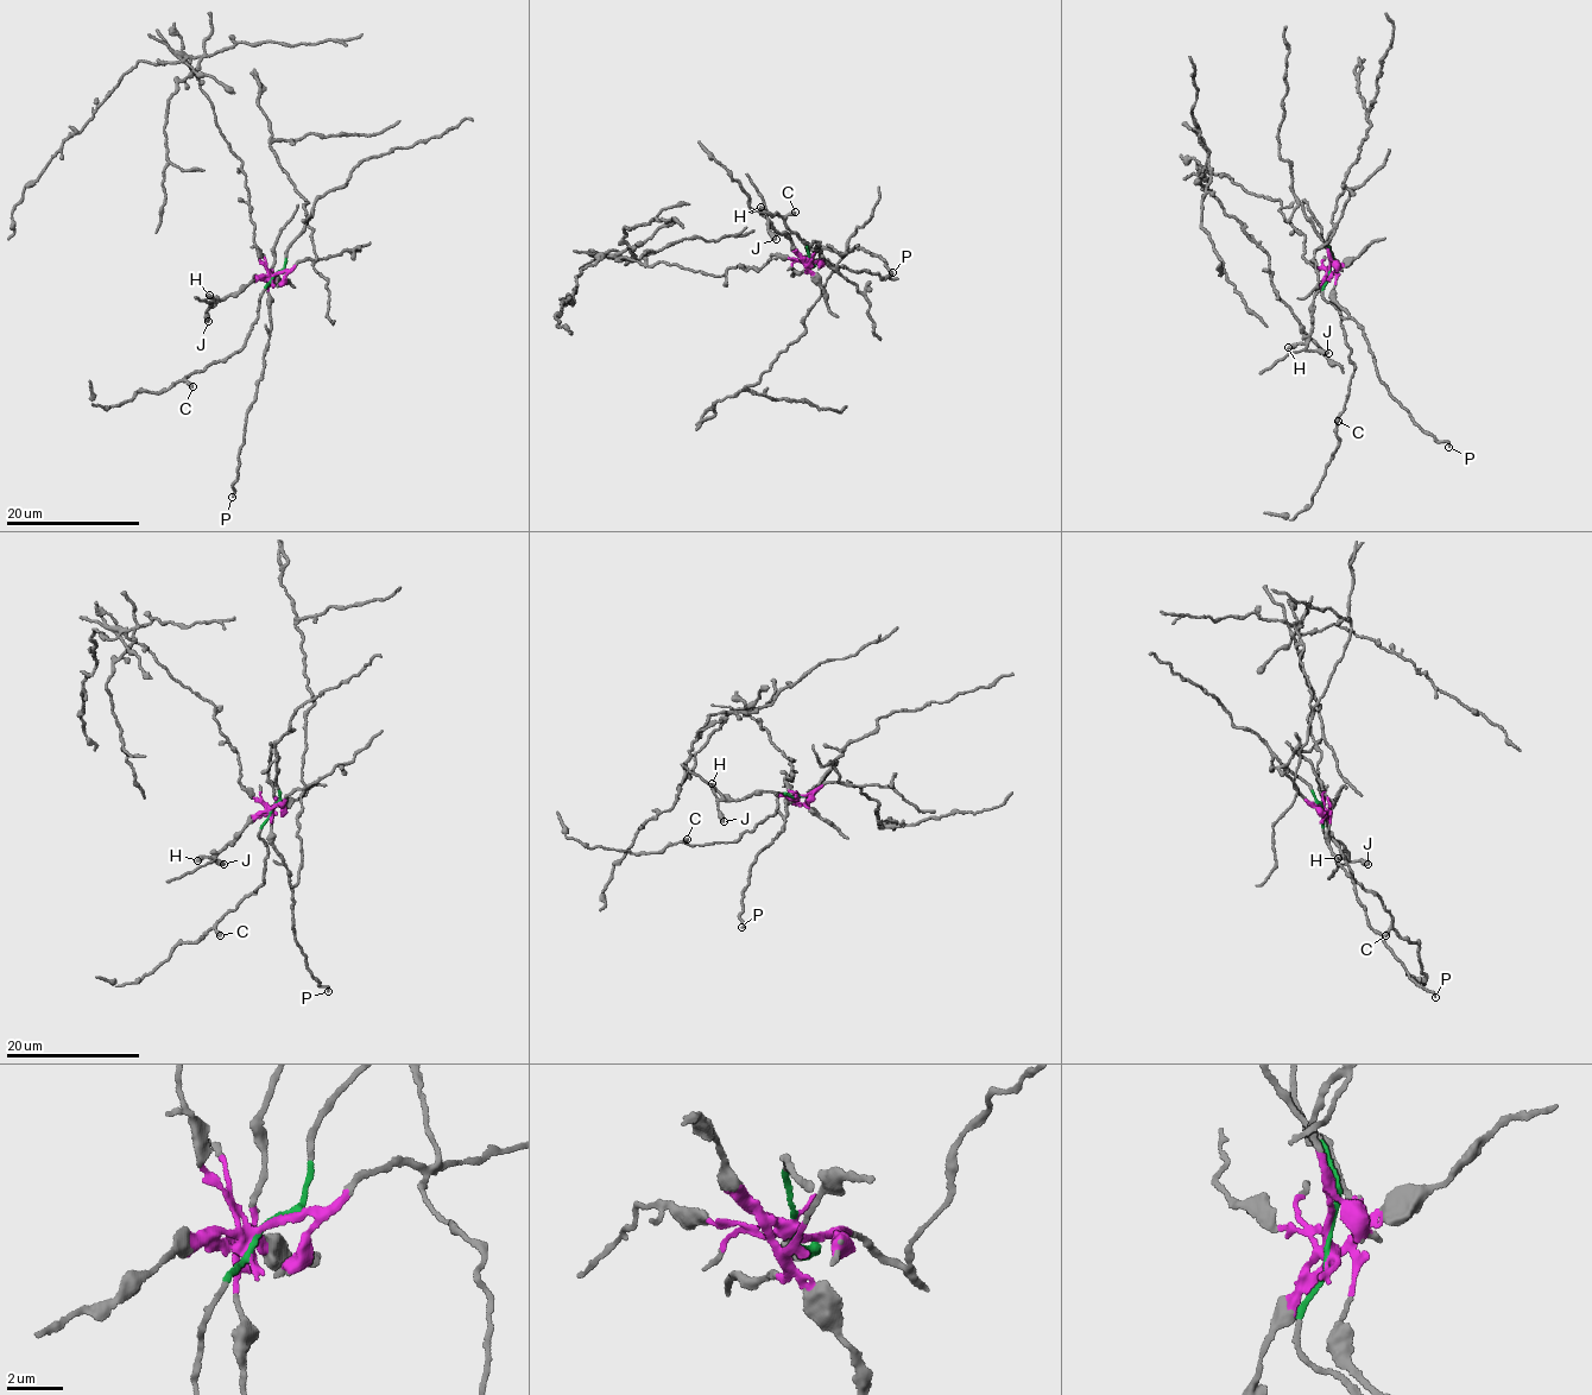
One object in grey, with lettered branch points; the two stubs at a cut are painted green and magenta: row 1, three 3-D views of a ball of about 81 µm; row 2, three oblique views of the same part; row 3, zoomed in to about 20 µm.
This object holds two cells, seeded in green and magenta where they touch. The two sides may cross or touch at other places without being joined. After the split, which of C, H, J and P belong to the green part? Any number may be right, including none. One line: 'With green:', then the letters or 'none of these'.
With green: C

